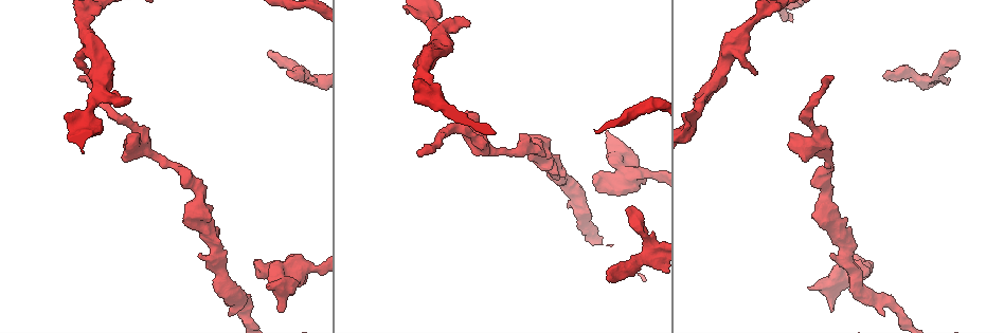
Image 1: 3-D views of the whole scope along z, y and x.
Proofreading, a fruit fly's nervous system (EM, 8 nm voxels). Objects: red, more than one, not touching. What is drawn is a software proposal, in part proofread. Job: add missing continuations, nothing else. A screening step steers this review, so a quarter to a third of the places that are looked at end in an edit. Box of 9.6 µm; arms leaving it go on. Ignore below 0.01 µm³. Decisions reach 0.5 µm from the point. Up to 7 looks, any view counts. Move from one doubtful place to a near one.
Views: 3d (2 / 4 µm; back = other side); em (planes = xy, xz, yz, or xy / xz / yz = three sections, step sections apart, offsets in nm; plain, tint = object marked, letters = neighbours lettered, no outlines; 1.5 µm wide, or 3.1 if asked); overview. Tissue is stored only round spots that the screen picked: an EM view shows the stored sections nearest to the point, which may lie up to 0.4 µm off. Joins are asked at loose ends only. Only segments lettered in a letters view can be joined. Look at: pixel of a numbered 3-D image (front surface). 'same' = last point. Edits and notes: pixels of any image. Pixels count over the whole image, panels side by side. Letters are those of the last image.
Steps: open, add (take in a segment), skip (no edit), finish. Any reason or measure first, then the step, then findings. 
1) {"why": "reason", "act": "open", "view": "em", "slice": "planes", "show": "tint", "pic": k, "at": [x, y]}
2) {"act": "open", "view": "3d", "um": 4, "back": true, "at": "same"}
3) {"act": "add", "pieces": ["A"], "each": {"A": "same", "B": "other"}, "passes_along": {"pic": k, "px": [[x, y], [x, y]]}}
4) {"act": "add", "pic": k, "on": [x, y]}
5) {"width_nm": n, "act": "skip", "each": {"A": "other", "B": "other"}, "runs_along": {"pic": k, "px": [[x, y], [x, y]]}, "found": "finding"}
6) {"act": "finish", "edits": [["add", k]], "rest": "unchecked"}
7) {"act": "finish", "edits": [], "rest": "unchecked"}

{"why": "branch stops here", "act": "open", "view": "3d", "um": 4, "pic": 1, "at": [419, 155]}

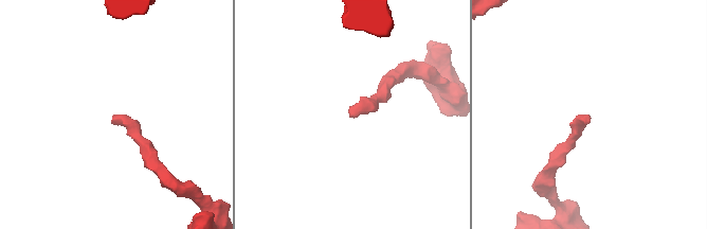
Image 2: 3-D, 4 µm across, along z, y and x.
{"why": "need the tissue", "act": "open", "view": "em", "slice": "xz", "step": 4, "show": "letters", "pic": 2, "at": [111, 120]}

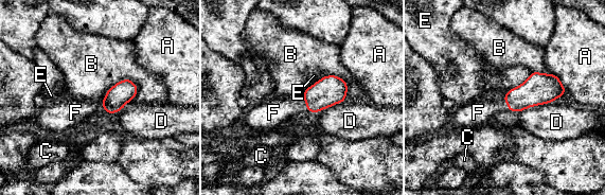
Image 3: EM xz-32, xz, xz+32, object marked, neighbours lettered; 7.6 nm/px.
{"longest_contact_nm": ["B", 300], "act": "add", "pieces": ["F"], "each": {"A": "other", "B": "other", "C": "other", "D": "other", "E": "other", "F": "same"}, "passes_along": {"pic": 3, "px": [[330, 90], [306, 104], [274, 112]]}, "found": "it goes on there"}

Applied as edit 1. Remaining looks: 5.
{"act": "open", "view": "em", "slice": "planes", "show": "letters", "pic": 1, "at": [469, 24]}

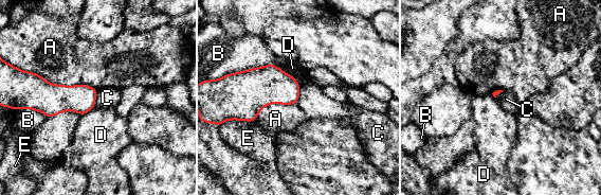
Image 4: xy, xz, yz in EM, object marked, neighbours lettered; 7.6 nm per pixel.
{"act": "skip", "each": {"A": "other", "B": "other", "C": "other", "D": "other", "E": "other"}, "border": {"pic": 4, "px": [[97, 90], [93, 105]]}, "found": "no lettered segment goes on from it"}

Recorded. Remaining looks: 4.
{"why": "an open end", "act": "open", "view": "em", "slice": "planes", "show": "letters", "pic": 1, "at": [605, 133]}

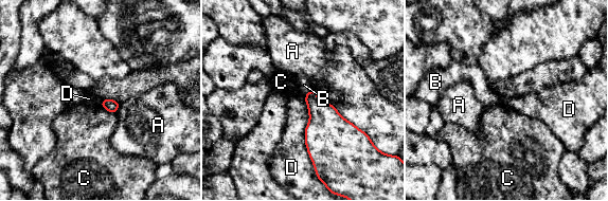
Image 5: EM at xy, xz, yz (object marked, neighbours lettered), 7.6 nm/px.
{"act": "skip", "each": {"A": "other", "B": "other", "C": "other", "D": "other"}, "border": {"pic": 5, "px": [[304, 98], [305, 146], [316, 171]]}, "found": "no lettered segment goes on from it"}

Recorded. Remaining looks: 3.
{"act": "finish", "edits": [["add", 3]], "rest": "unchecked"}

